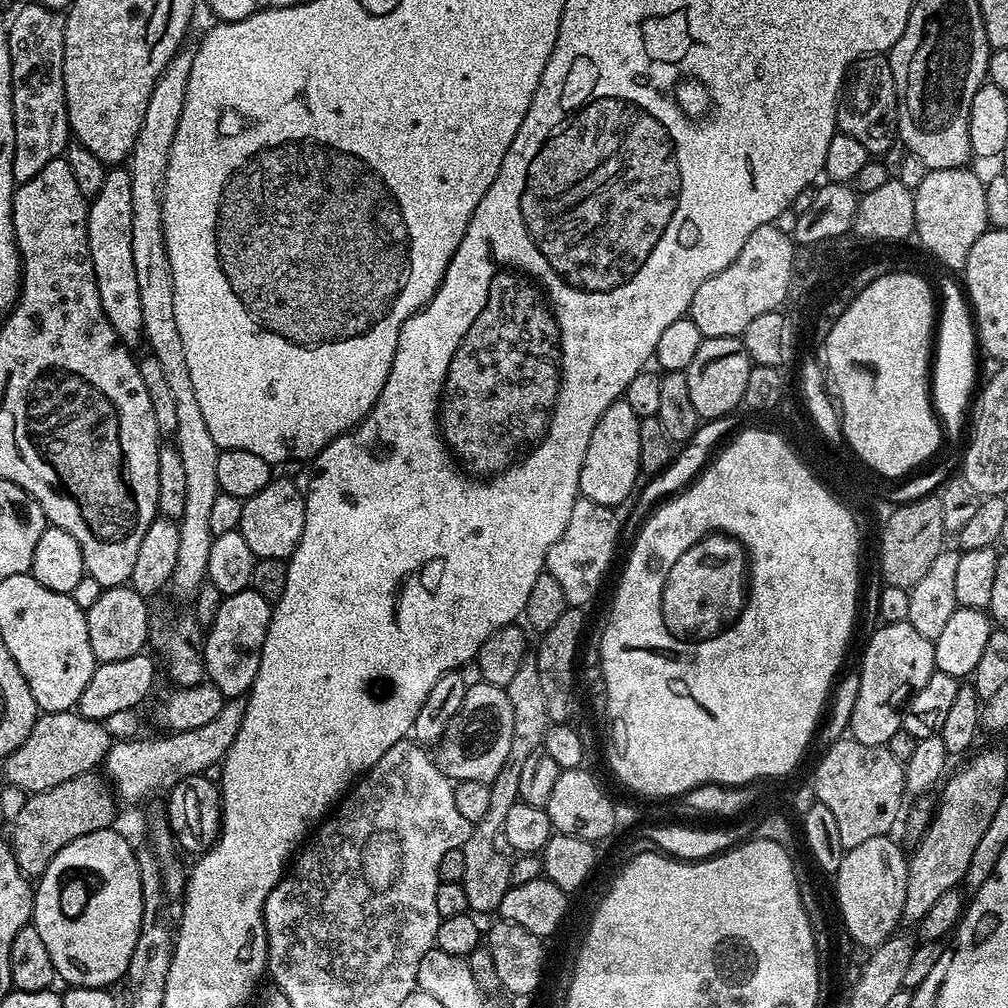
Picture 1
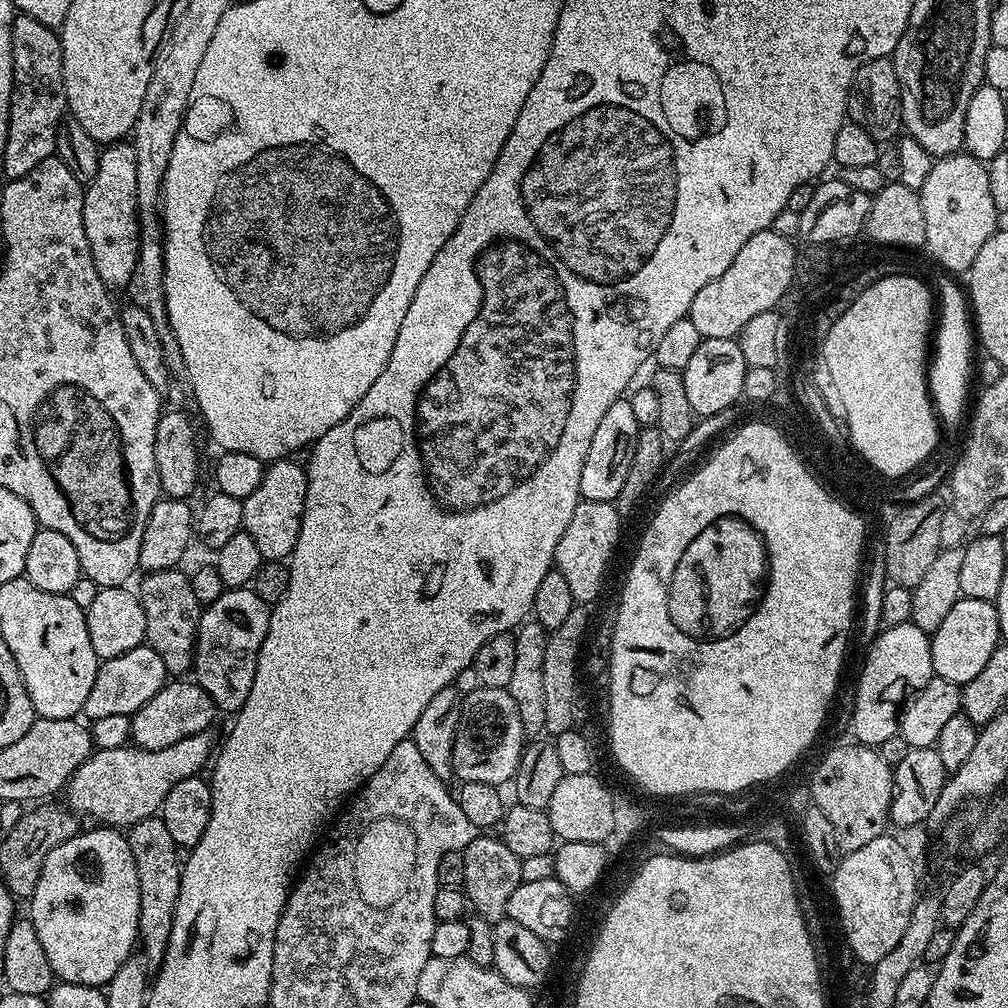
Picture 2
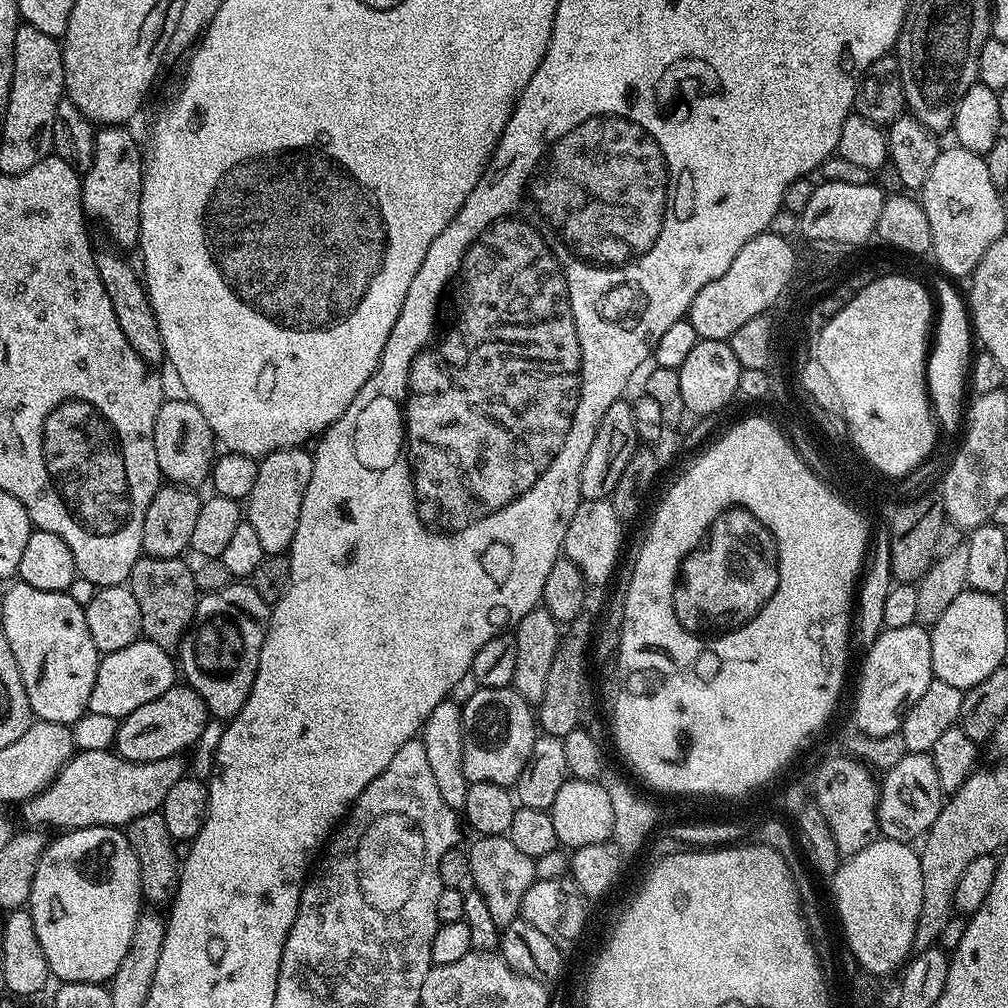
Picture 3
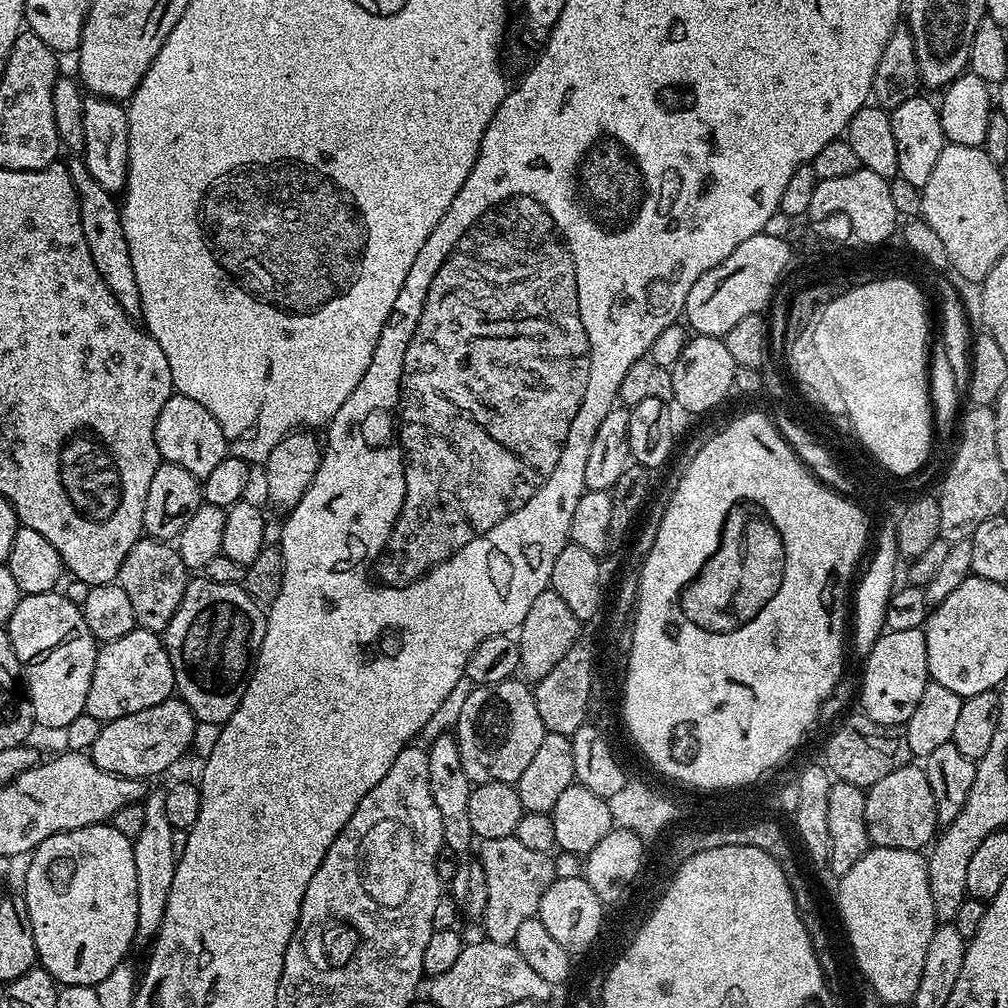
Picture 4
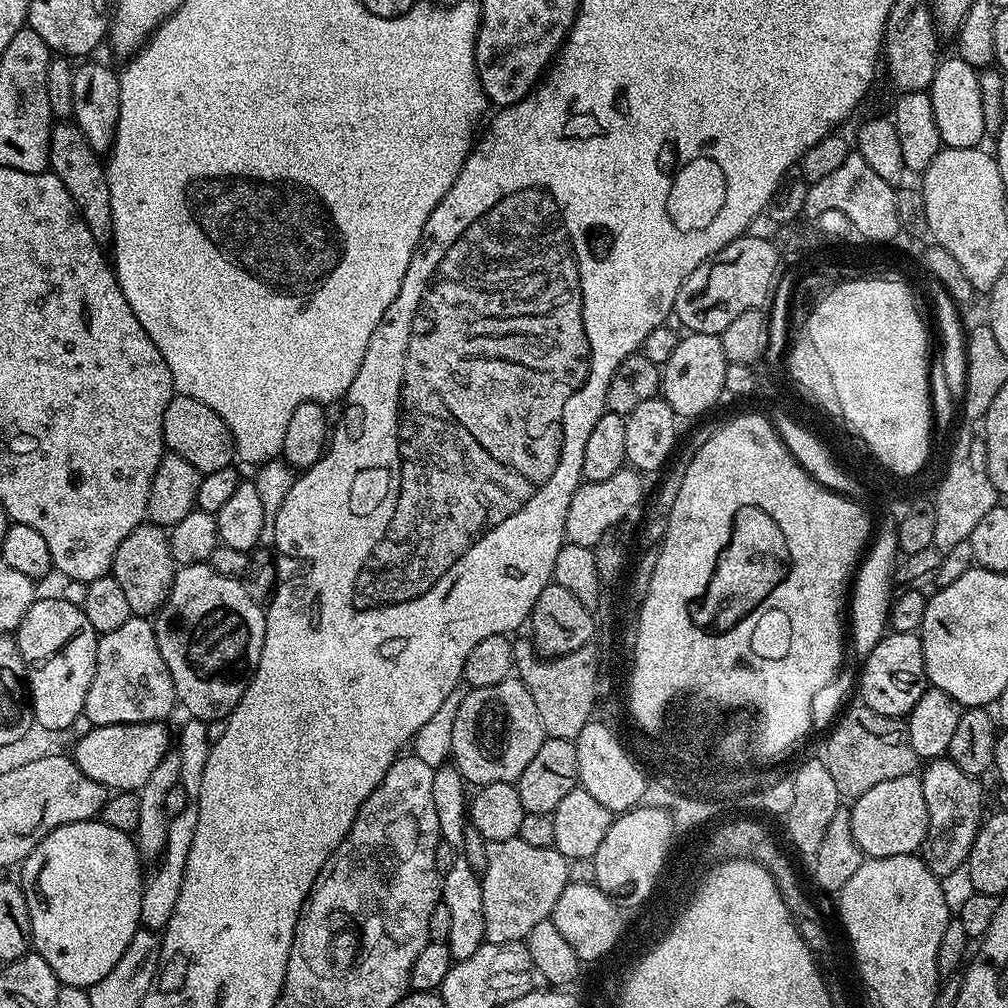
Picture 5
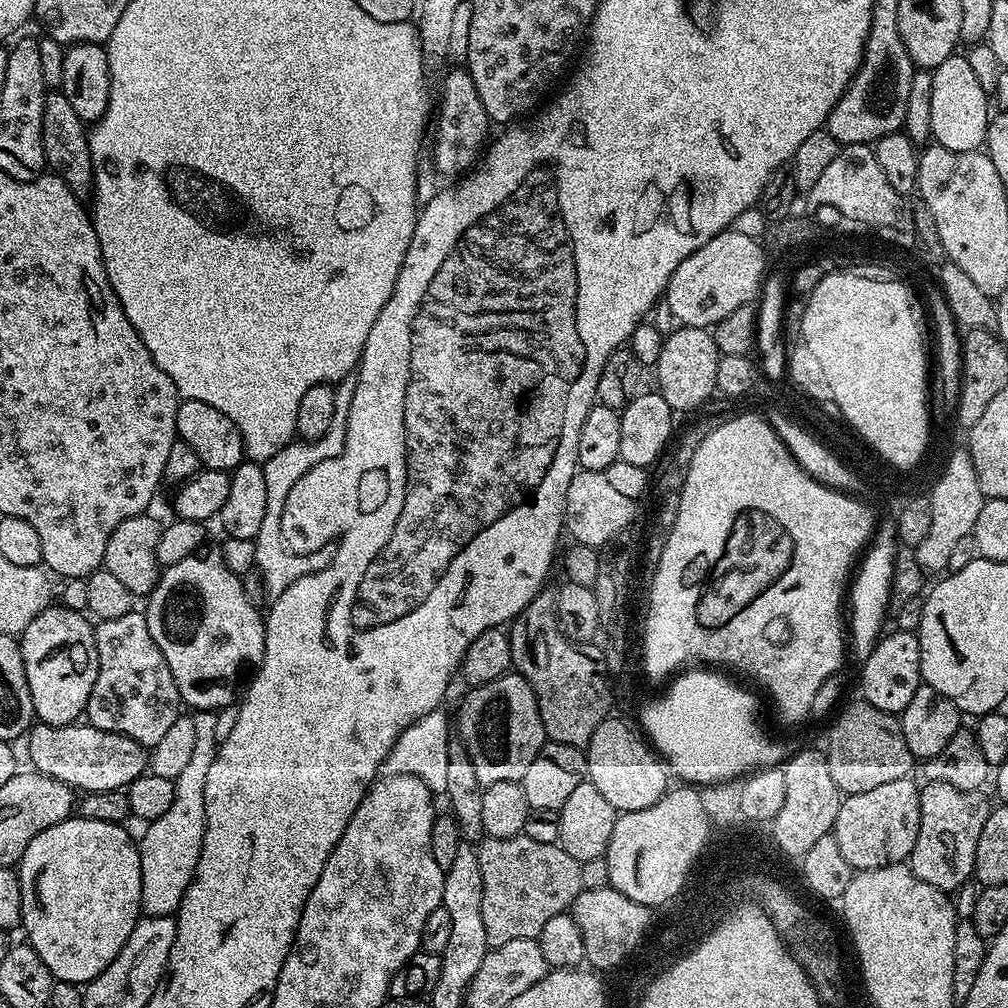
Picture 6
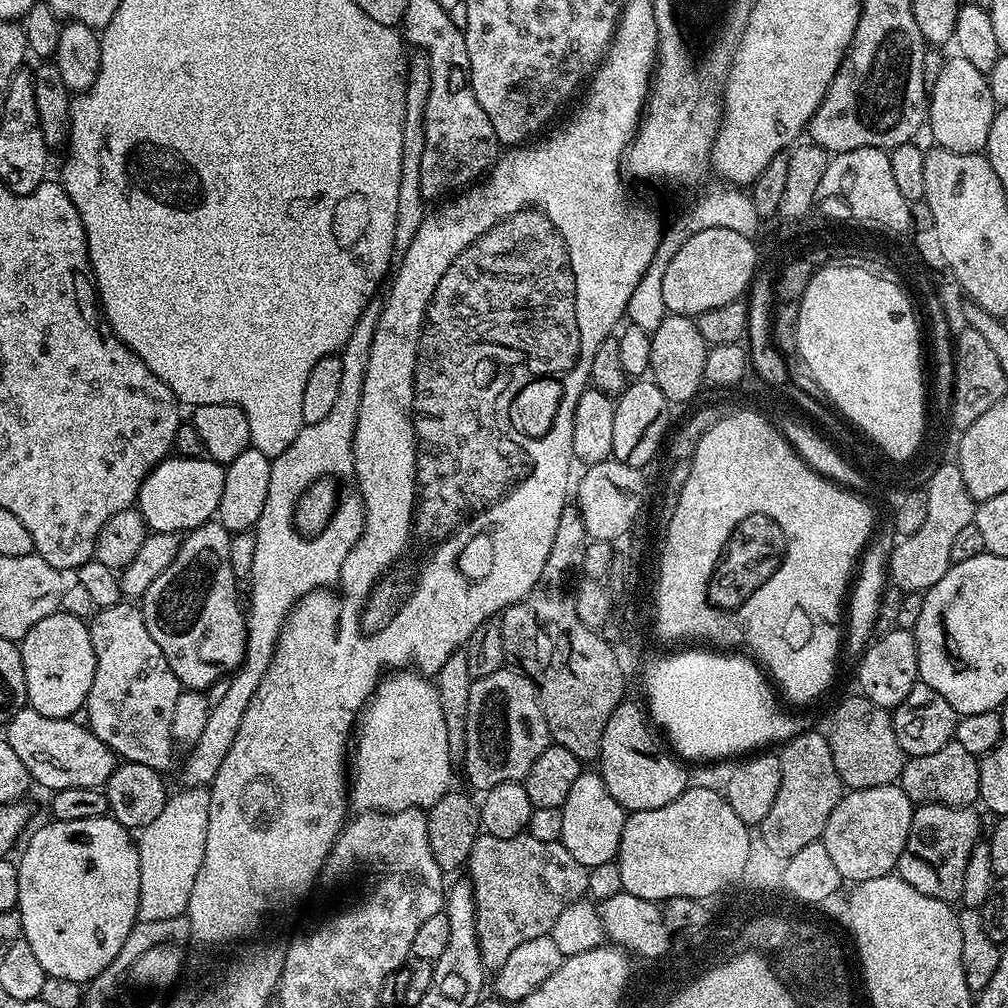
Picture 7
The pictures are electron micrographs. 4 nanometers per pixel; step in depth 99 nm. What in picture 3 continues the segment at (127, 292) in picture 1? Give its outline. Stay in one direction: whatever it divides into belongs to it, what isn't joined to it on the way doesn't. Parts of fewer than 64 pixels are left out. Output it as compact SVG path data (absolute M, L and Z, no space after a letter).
M100 126L96 128L94 138L94 158L88 172L83 173L80 193L84 199L84 211L89 217L100 218L107 226L115 243L121 249L135 249L140 242L140 202L142 200L142 182L144 181L144 157L142 148L136 145L131 127Z

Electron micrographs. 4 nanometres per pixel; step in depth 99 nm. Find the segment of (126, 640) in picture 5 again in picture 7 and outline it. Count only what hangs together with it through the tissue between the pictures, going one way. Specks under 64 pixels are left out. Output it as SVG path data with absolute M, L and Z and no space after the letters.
M121 602L109 608L99 609L88 624L90 642L94 646L96 669L86 705L86 713L88 712L86 724L95 736L102 738L102 742L110 746L121 761L150 766L155 772L168 774L178 751L178 745L172 739L172 723L174 705L178 703L182 685L174 670L170 670L170 662L166 662L166 654L162 654L158 642L150 638L150 630L146 630L143 611L132 604L135 603Z

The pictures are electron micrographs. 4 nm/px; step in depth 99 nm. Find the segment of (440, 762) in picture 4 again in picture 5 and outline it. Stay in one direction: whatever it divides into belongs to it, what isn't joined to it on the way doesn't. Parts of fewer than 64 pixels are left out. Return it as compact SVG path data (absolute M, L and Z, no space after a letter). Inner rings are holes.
M445 762L434 771L434 811L438 813L438 830L441 841L454 847L456 857L454 867L443 873L440 886L440 898L450 910L450 934L446 941L453 961L465 960L478 950L478 946L485 944L484 931L486 918L482 914L482 898L480 897L480 876L470 870L470 862L466 862L465 831L470 827L468 819L468 806L470 792L466 781L455 763ZM465 788L465 789L464 789Z

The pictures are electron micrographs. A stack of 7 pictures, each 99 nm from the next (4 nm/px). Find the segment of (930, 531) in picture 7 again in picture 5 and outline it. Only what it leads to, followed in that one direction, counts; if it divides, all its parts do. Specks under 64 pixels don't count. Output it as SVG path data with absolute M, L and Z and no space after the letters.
M970 431L956 448L955 460L952 460L948 480L936 484L937 518L934 522L933 545L941 553L954 550L958 542L968 539L968 535L978 526L978 522L991 508L997 507L998 493L990 474L986 470L986 446L979 431Z

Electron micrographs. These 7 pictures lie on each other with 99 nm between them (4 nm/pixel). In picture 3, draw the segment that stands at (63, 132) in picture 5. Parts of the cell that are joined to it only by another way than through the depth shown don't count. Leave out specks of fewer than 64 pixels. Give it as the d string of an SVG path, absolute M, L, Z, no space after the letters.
M97 247L95 253L98 278L102 278L102 286L106 286L106 295L110 298L110 306L114 306L114 318L118 318L118 326L122 326L122 334L126 334L126 342L130 342L130 346L134 349L134 354L138 354L138 358L142 358L149 366L157 366L156 364L160 363L163 365L166 357L162 342L162 330L158 330L158 318L154 318L148 289L144 287L137 265L135 263L132 265L124 257L127 255L123 251L117 250L115 247L112 248Z

